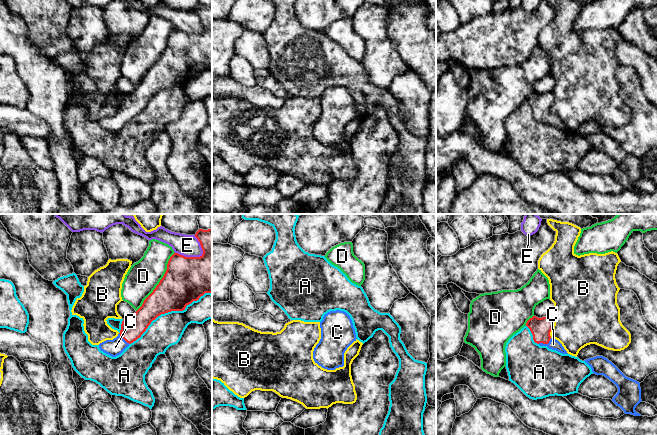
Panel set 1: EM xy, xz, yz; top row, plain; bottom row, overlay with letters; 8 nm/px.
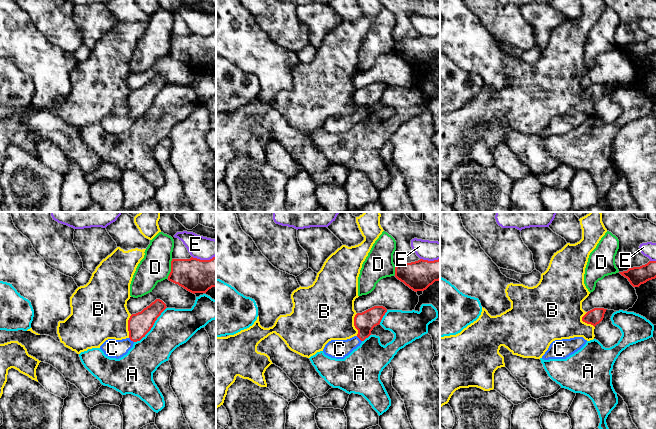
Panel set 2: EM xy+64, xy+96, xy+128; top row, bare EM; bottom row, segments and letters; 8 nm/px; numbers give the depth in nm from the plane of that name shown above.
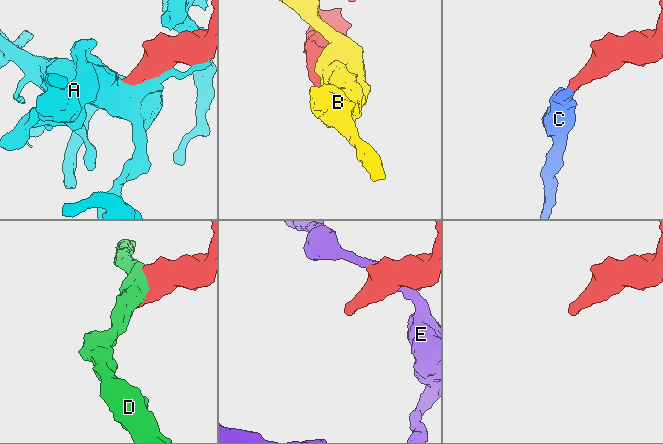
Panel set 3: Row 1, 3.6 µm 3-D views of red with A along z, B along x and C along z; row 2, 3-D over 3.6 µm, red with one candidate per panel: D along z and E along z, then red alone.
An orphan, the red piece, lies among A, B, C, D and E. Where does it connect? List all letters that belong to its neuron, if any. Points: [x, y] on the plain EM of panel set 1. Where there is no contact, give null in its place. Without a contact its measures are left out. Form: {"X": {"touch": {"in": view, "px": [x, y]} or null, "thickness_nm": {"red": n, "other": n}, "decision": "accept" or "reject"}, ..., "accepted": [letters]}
{"A": {"touch": {"in": "xy", "px": [168, 87]}, "thickness_nm": {"red": 320, "other": 260}, "decision": "reject"}, "B": {"touch": {"in": "yz", "px": [552, 102]}, "thickness_nm": {"red": 160, "other": 460}, "decision": "reject"}, "C": {"touch": {"in": "yz", "px": [545, 119]}, "thickness_nm": {"red": 160, "other": 90}, "decision": "accept"}, "D": {"touch": {"in": "xy", "px": [159, 58]}, "thickness_nm": {"red": 360, "other": 260}, "decision": "reject"}, "E": {"touch": {"in": "xy", "px": [190, 33]}, "thickness_nm": {"red": 360, "other": 180}, "decision": "reject"}, "accepted": ["C"]}

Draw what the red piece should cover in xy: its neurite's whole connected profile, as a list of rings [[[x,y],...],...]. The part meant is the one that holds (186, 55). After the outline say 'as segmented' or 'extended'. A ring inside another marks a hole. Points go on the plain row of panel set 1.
[[[199,5],[195,13],[203,30],[185,33],[174,29],[159,60],[133,92],[123,95],[118,112],[99,120],[101,127],[112,133],[120,131],[161,90],[183,87],[205,69],[212,70],[212,5]]]; extended

